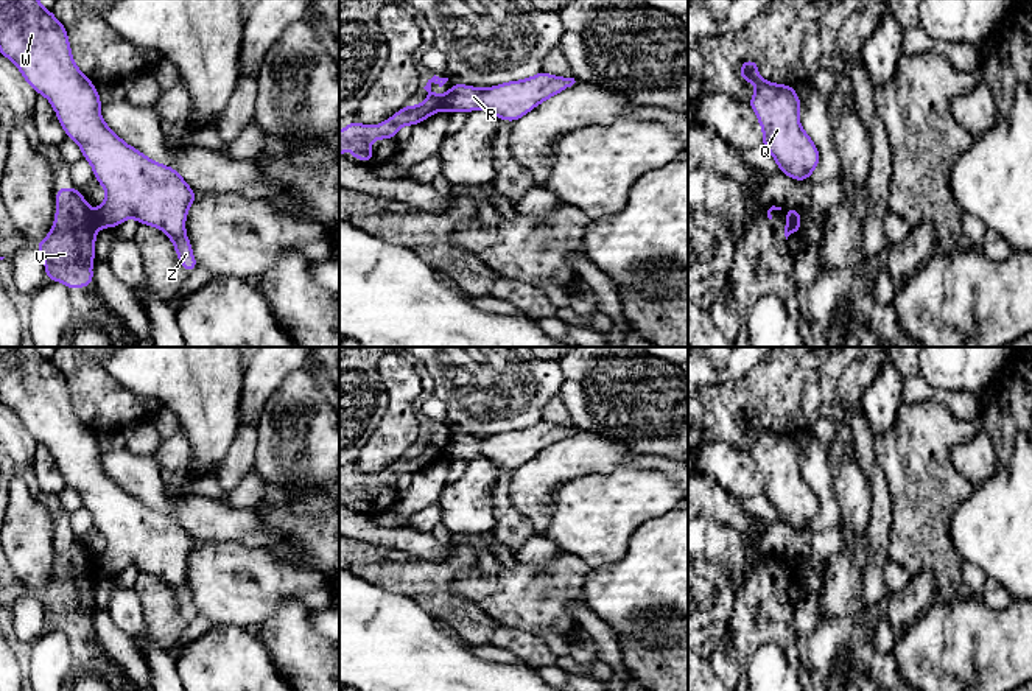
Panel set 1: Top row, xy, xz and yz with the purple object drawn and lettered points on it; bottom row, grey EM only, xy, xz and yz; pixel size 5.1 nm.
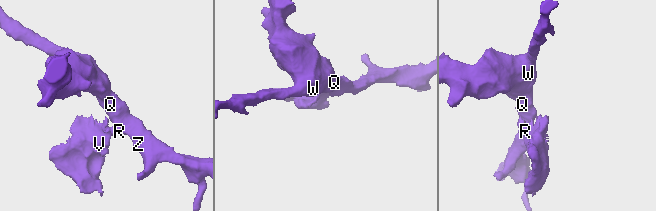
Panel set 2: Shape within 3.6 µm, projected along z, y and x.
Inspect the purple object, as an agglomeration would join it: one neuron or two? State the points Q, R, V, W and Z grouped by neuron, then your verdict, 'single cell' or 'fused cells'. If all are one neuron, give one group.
groups Q R W Z / V; fused cells

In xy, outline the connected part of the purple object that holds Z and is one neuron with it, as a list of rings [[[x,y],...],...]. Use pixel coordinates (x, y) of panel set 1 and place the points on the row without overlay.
[[[0,347],[0,403],[9,406],[28,433],[45,444],[58,462],[59,472],[68,487],[75,489],[82,498],[82,506],[90,510],[95,528],[106,538],[106,549],[95,559],[100,576],[117,576],[128,566],[135,566],[140,573],[148,573],[163,579],[174,591],[179,610],[190,623],[198,613],[191,602],[191,591],[185,584],[185,565],[198,543],[187,534],[181,523],[167,514],[157,512],[142,503],[139,498],[125,492],[101,467],[103,451],[97,436],[76,416],[72,406],[65,375],[45,358],[37,347]]]

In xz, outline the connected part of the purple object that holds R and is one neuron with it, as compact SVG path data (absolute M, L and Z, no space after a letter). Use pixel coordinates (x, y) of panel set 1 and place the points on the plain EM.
M540 420L529 428L509 430L487 437L453 433L450 444L445 447L445 459L469 462L475 458L486 458L497 467L517 470L537 453L571 436L574 431L574 426Z

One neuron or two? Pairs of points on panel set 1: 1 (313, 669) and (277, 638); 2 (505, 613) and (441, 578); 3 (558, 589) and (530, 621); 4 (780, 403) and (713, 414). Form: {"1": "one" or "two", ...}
{"1": "one", "2": "two", "3": "one", "4": "one"}

